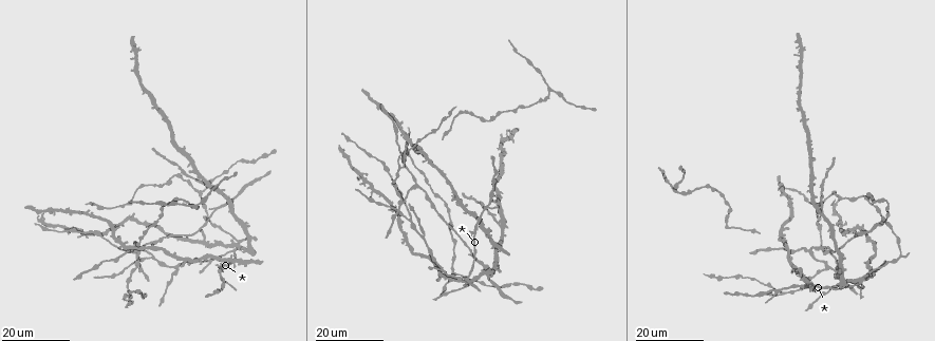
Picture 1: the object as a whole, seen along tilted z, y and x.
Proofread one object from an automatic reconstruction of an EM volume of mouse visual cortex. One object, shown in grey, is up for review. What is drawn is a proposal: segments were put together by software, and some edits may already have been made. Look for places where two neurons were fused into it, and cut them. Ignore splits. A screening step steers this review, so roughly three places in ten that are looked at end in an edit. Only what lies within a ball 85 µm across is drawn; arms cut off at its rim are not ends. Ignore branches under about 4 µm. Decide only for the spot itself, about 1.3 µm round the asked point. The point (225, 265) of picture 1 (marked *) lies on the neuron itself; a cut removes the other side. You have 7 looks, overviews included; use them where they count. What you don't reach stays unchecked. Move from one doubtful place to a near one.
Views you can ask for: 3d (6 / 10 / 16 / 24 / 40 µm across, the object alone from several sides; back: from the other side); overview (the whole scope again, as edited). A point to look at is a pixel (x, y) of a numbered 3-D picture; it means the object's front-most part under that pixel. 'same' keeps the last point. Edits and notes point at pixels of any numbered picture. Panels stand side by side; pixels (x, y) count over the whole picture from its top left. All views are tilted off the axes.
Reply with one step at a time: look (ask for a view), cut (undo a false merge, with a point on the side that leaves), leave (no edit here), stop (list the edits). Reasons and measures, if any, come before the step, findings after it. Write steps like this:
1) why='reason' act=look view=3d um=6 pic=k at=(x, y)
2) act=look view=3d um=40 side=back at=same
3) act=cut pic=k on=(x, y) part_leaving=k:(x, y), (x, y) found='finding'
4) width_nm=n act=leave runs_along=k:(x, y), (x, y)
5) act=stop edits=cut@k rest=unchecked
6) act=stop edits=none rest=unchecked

why='thin arm on a thick one' act=look view=3d um=24 pic=1 at=(775, 292)

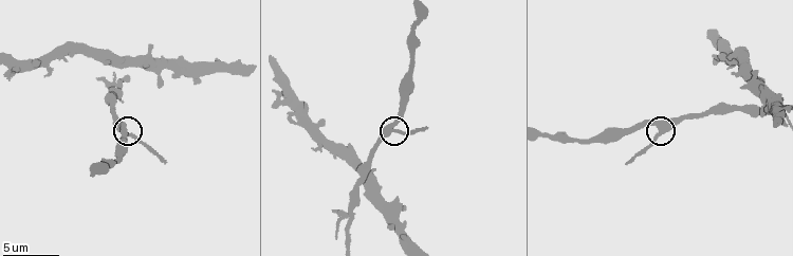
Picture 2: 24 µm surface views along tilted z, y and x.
why='zoom in' act=look view=3d um=10 pic=2 at=(661, 131)

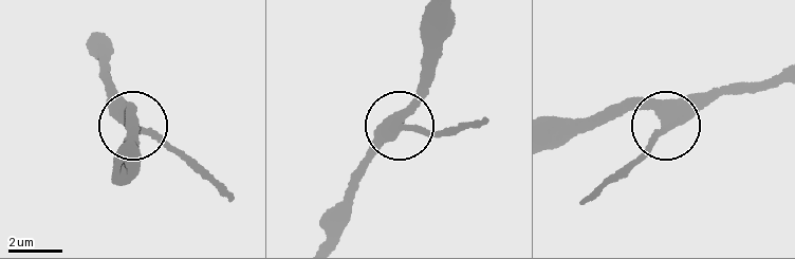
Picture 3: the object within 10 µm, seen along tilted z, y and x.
why='other side' act=look view=3d um=10 side=back pic=3 at=(400, 125)

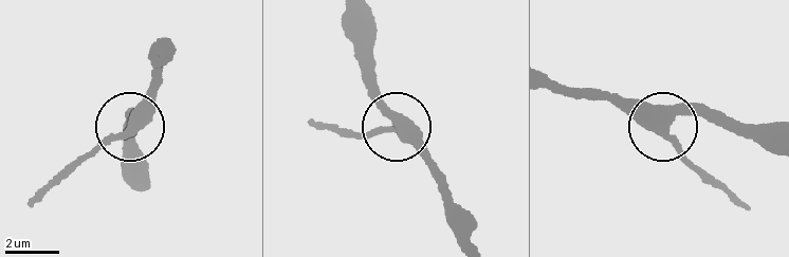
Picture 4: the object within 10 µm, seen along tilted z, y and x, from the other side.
width_nm=330 act=leave runs_along=4:(168, 56), (129, 125), (77, 158) found='continuous, no second neuron'

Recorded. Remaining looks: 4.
act=look view=3d um=24 pic=1 at=(829, 265)

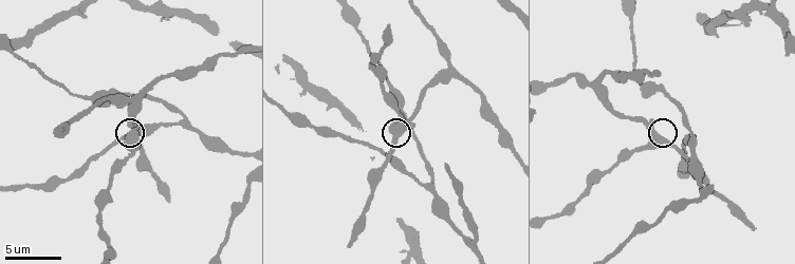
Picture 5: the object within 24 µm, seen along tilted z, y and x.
act=look view=3d um=10 pic=5 at=(665, 141)

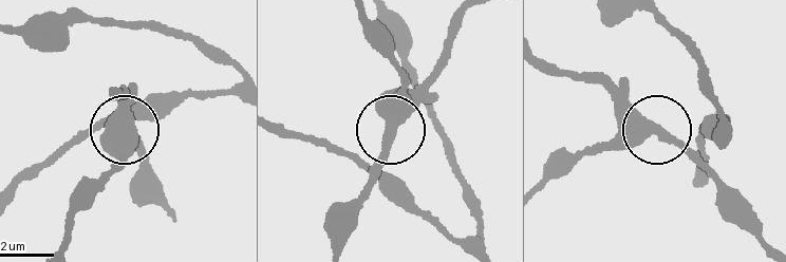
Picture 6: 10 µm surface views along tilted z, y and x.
side_arm_um=46 act=leave runs_along=6:(457, 245), (382, 166), (399, 66) found='all the same neuron'

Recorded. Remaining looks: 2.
act=look view=3d um=24 pic=1 at=(497, 222)

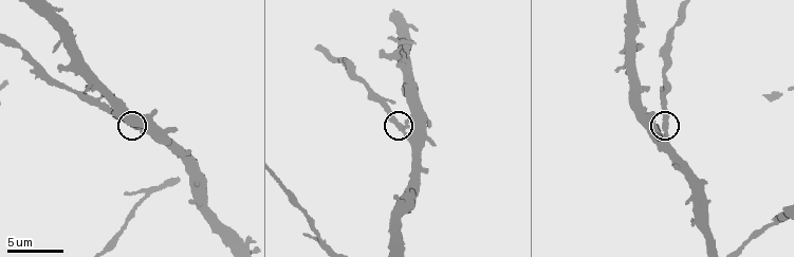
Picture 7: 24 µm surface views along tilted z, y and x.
why='closer look' act=look view=3d um=6 pic=7 at=(406, 123)

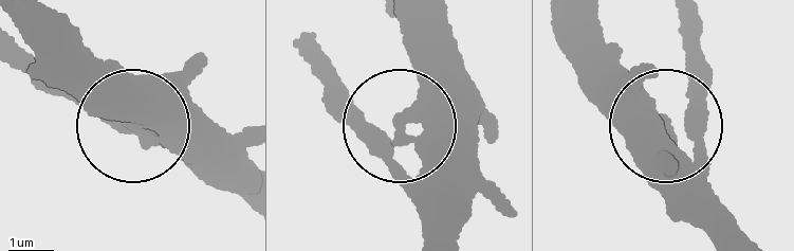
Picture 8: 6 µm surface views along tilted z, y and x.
act=leave runs_along=8:(434, 229), (418, 159), (335, 113) found='one neuron here'

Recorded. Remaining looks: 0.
act=stop edits=none rest=unchecked

